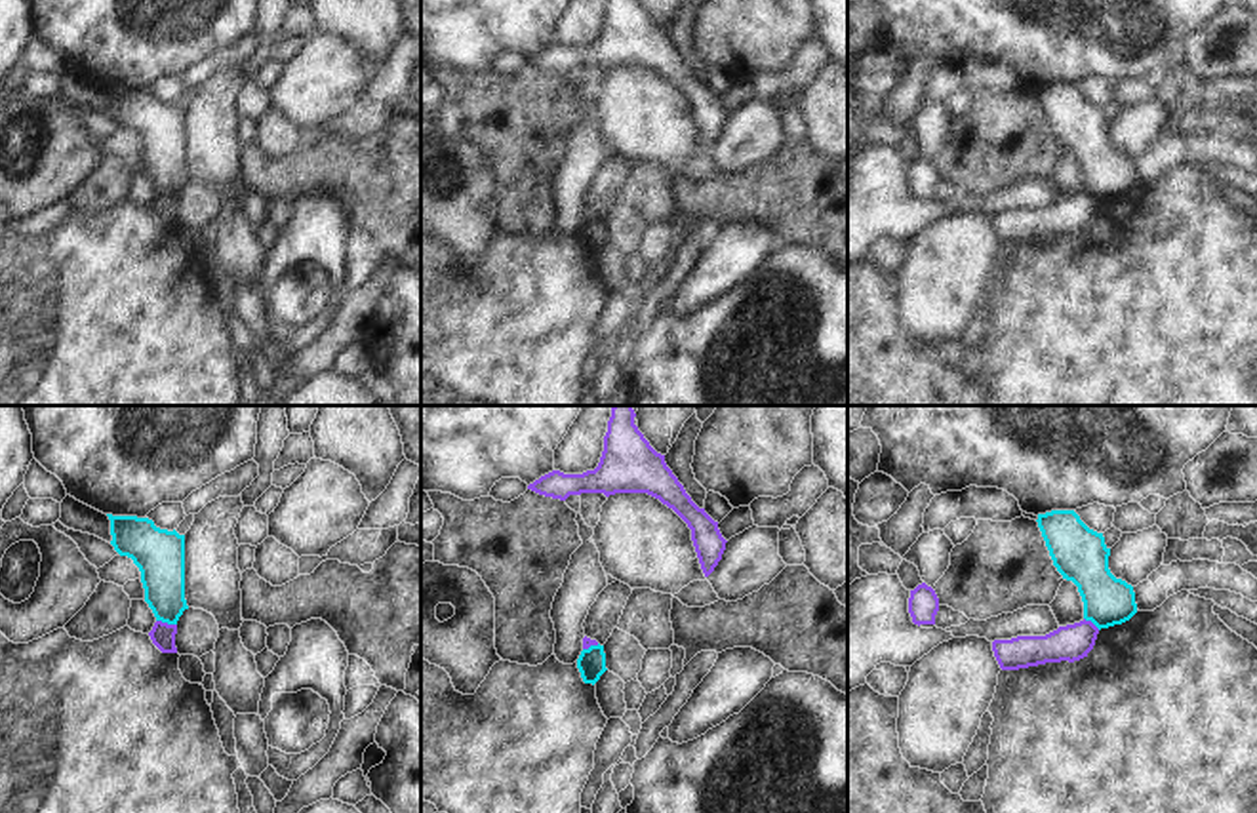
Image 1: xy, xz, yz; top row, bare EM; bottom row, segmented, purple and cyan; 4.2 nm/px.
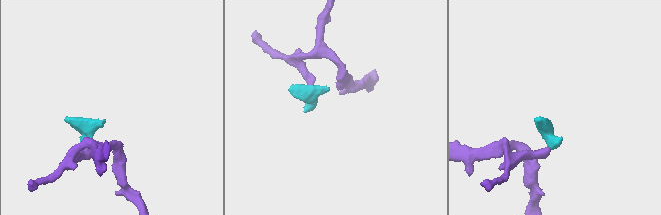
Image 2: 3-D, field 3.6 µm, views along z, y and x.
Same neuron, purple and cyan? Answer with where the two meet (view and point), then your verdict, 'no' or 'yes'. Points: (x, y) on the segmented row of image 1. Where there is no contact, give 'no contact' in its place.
xy (166, 623) | no

